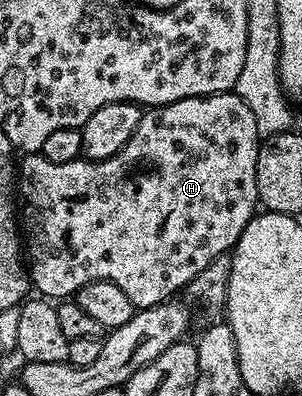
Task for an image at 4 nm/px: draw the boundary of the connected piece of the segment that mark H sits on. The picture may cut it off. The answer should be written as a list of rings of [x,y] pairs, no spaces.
[[[230,91],[228,93],[211,93],[207,97],[179,99],[170,105],[158,105],[150,108],[148,111],[142,112],[139,119],[139,127],[135,127],[131,139],[127,139],[127,143],[119,152],[102,161],[78,159],[76,161],[68,161],[67,163],[51,163],[45,157],[42,157],[40,152],[22,156],[19,161],[19,225],[23,230],[24,244],[27,246],[27,276],[32,288],[34,290],[38,289],[41,292],[38,294],[45,299],[69,299],[78,293],[84,285],[89,284],[90,281],[110,281],[119,287],[123,287],[123,291],[127,291],[127,295],[132,299],[134,306],[137,307],[158,305],[161,301],[170,300],[174,295],[177,295],[180,289],[182,292],[188,286],[189,281],[195,279],[195,275],[199,275],[199,271],[203,271],[203,267],[207,267],[207,263],[211,263],[211,259],[215,259],[220,253],[229,253],[233,246],[237,244],[238,239],[243,235],[243,231],[247,227],[249,220],[258,212],[259,202],[257,199],[257,188],[255,187],[255,163],[257,162],[258,144],[259,134],[257,132],[257,124],[255,123],[255,115],[251,115],[251,107],[247,107],[247,103],[243,103],[243,99],[239,99],[236,92]]]

